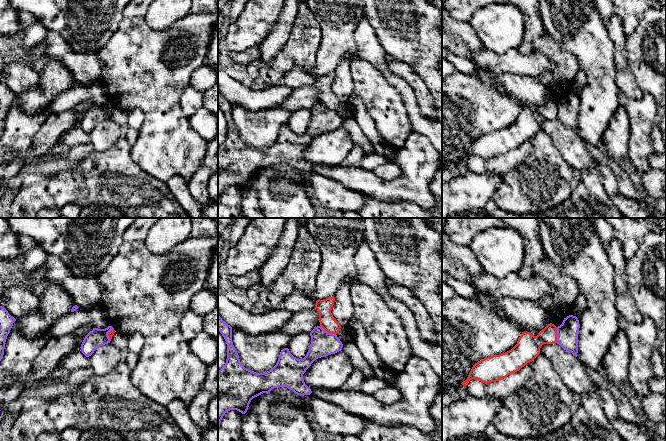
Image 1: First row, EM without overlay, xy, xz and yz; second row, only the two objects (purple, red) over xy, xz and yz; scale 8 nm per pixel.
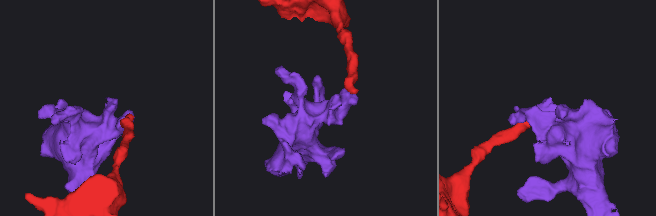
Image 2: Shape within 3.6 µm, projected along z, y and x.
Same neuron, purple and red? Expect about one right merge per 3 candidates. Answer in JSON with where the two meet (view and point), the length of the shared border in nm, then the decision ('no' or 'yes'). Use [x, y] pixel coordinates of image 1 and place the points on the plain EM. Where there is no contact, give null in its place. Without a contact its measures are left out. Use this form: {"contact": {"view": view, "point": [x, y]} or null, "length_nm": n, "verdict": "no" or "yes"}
{"contact": {"view": "xz", "point": [327, 108]}, "length_nm": 150, "verdict": "no"}

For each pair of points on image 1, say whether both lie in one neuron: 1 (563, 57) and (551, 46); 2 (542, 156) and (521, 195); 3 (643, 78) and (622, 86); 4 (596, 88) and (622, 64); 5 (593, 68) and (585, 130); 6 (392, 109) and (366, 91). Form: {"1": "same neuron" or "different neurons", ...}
{"1": "same neuron", "2": "same neuron", "3": "different neurons", "4": "different neurons", "5": "same neuron", "6": "same neuron"}

